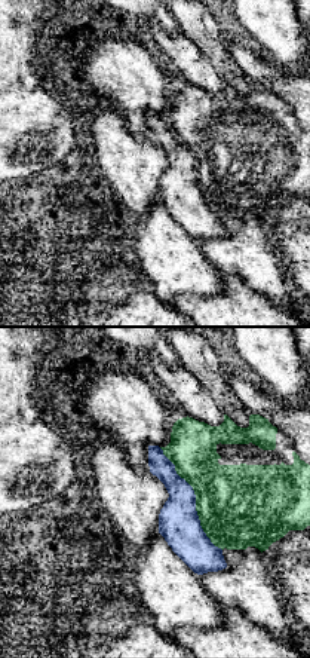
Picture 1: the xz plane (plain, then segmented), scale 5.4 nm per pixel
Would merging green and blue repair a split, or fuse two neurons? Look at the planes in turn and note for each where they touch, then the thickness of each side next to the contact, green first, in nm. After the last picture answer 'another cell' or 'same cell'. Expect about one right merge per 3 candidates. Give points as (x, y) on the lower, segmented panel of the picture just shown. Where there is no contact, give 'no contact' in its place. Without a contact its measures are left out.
meets green at (196, 499); 440 nm thick on the green side, 220 nm on the other

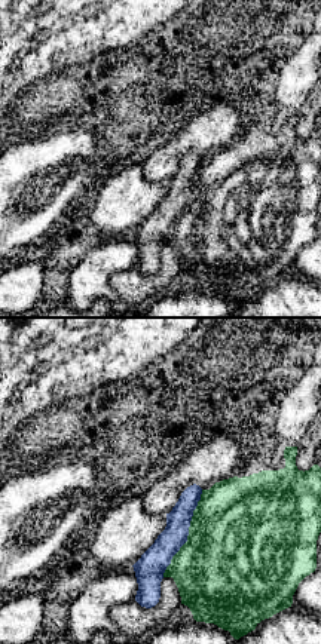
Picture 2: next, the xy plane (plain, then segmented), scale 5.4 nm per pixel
meets green at (189, 533); 500 nm thick on the green side, 150 nm on the other

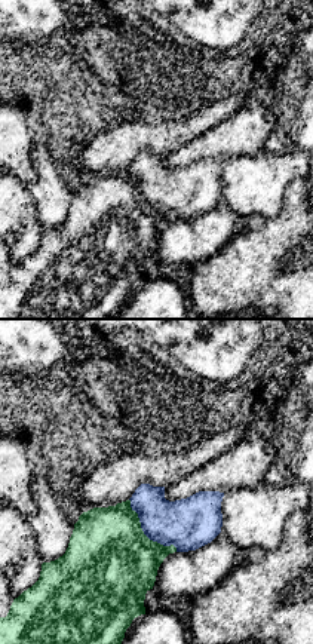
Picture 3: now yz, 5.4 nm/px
meets green at (143, 533); 500 nm thick on the green side, 280 nm on the other

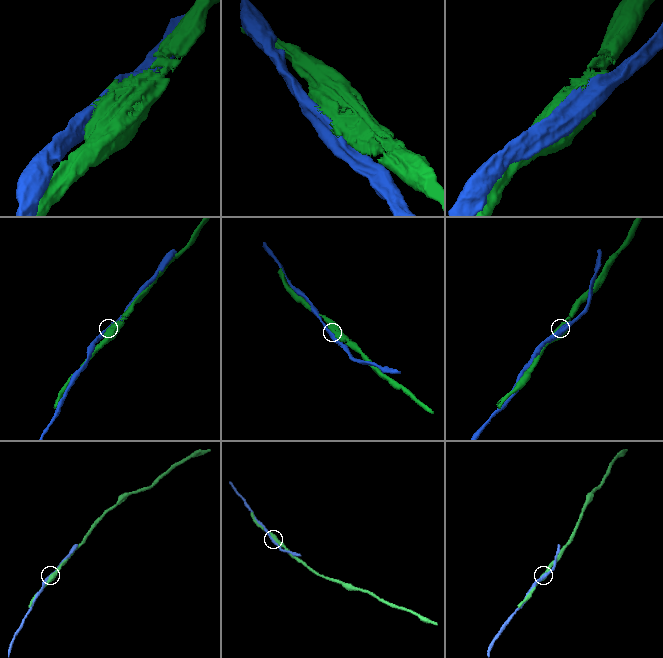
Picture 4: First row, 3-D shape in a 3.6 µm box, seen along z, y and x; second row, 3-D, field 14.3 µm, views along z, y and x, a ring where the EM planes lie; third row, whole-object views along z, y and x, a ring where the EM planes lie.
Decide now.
another cell

